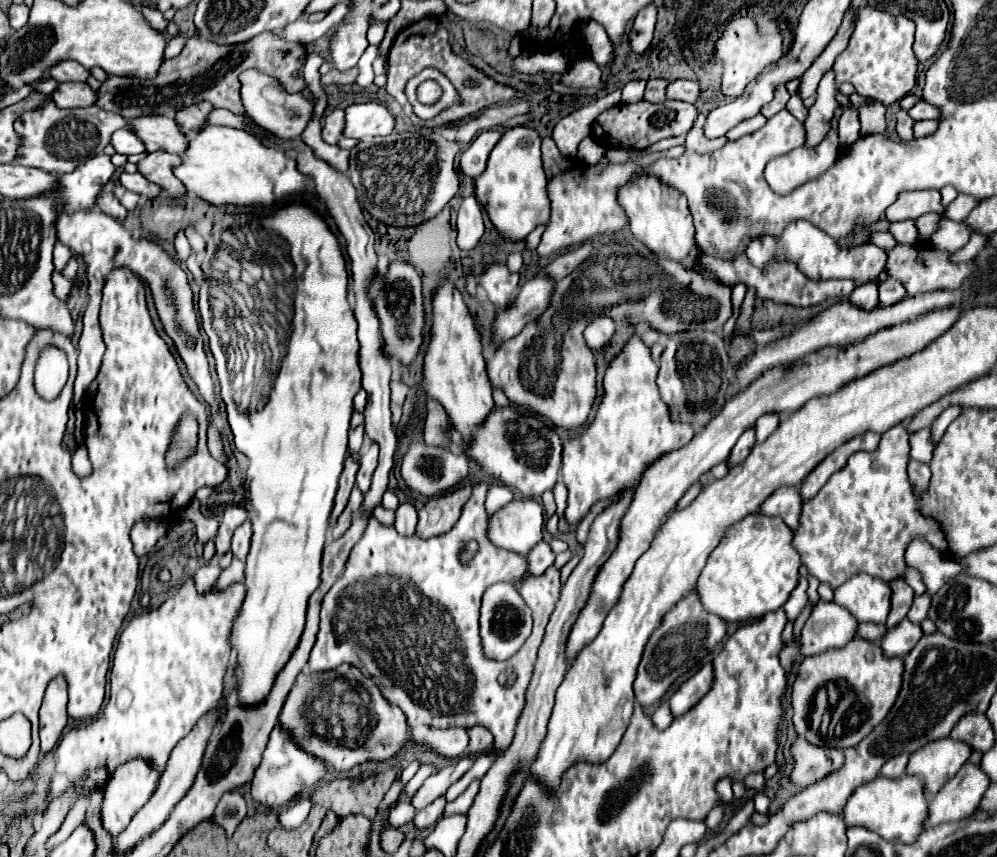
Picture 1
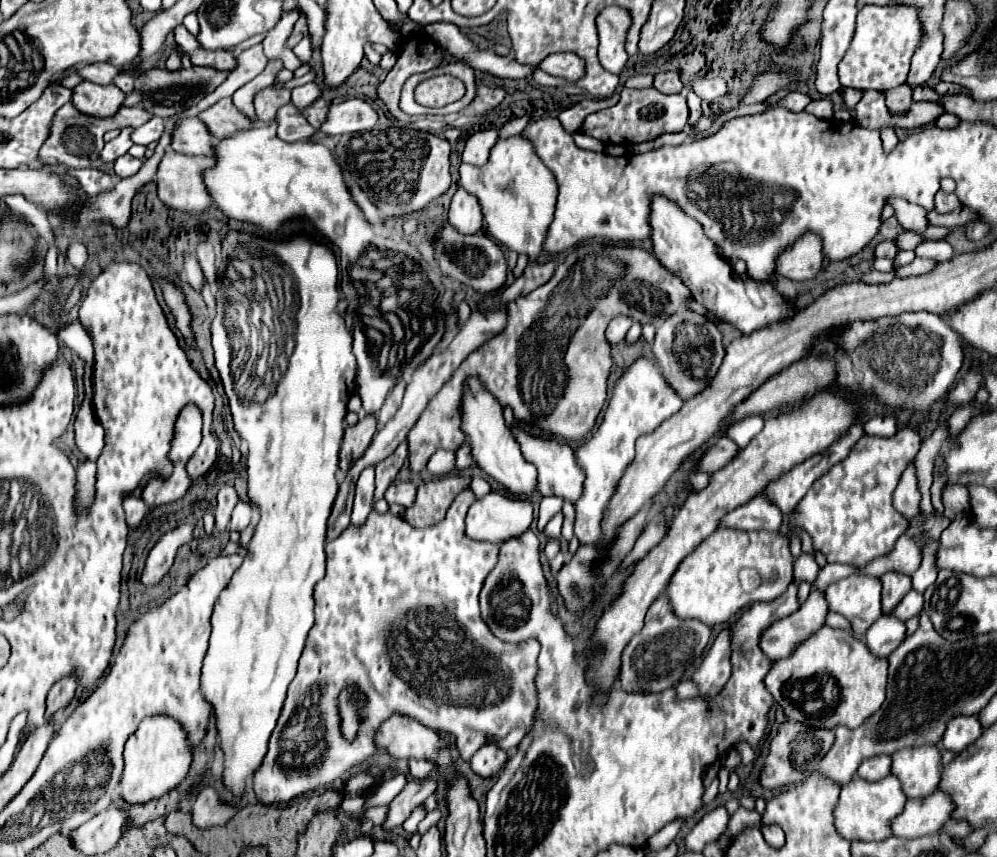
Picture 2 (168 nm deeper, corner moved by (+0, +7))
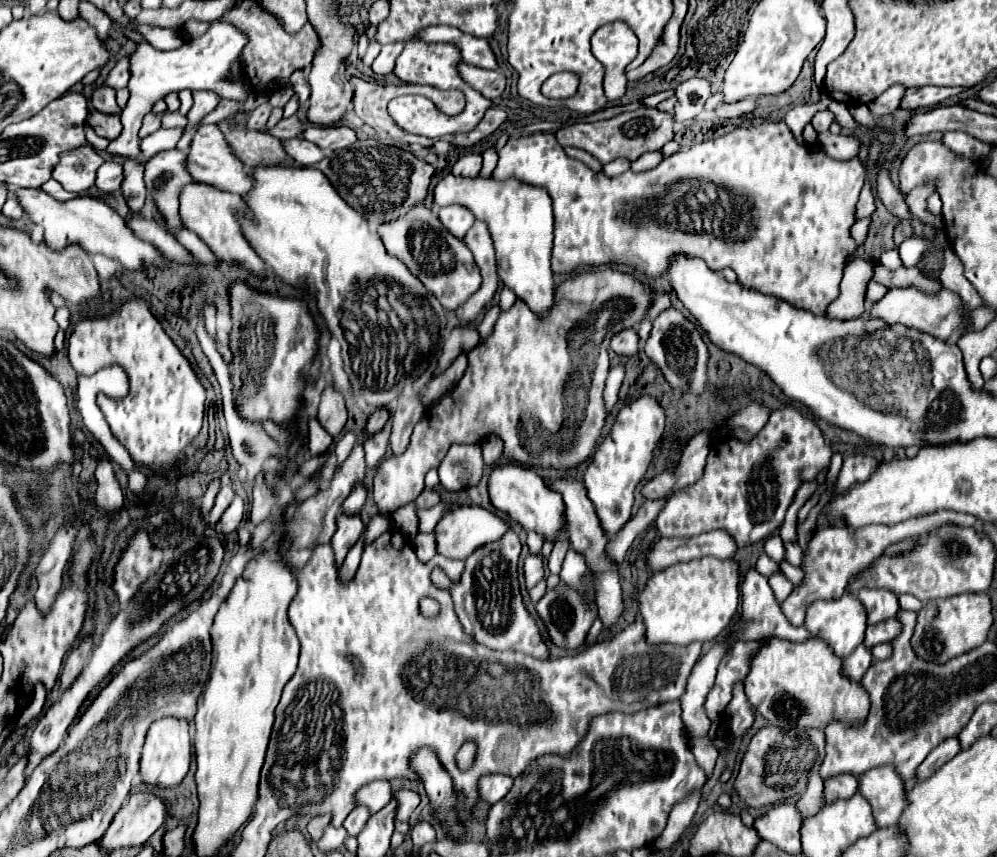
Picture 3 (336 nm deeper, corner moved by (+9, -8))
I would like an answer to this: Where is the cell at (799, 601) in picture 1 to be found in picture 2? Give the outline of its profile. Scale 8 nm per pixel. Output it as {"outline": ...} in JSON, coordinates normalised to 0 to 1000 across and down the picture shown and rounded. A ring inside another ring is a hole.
{"outline":[[[803,645],[803,650],[797,655],[797,680],[803,678],[815,678],[821,669],[821,659],[813,645]]]}

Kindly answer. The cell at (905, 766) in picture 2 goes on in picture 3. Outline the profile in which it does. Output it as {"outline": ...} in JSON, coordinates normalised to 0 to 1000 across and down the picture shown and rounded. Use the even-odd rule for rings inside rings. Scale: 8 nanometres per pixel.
{"outline":[[[881,894],[863,905],[863,926],[873,933],[883,966],[901,961],[911,940],[907,910],[895,894]]]}

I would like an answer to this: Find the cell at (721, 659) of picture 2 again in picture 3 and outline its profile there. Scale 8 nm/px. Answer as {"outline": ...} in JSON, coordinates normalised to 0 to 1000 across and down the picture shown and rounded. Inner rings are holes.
{"outline":[[[752,665],[746,672],[746,679],[744,679],[744,716],[742,716],[742,723],[738,728],[734,728],[732,737],[728,740],[728,747],[734,747],[734,754],[736,754],[740,747],[762,747],[762,744],[772,744],[772,742],[794,747],[794,749],[806,749],[806,747],[816,744],[806,730],[798,733],[798,730],[790,728],[790,723],[782,714],[782,707],[778,705],[778,698],[776,698],[776,691],[770,681],[770,674],[764,672],[758,665]]]}

